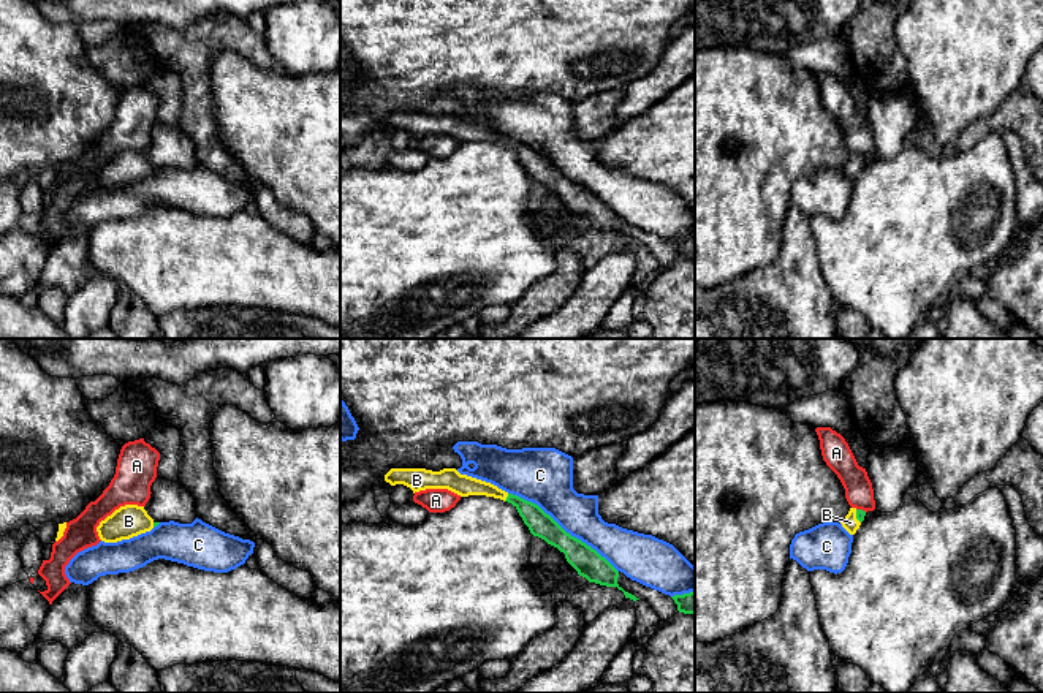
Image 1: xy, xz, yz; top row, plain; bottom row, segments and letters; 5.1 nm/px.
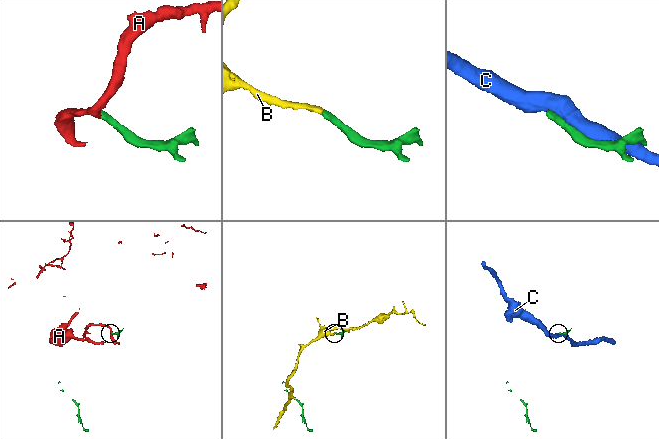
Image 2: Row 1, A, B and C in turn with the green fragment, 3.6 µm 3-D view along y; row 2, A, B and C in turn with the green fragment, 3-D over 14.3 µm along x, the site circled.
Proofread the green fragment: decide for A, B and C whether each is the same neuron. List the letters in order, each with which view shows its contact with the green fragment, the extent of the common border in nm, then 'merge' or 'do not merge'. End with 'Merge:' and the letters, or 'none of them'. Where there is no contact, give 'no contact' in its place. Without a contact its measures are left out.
A: meets green in yz; contact 60 nm long; do not merge
B: meets green in xz; contact 50 nm long; merge
C: meets green in xz; contact 700 nm long; do not merge
Merge: B

